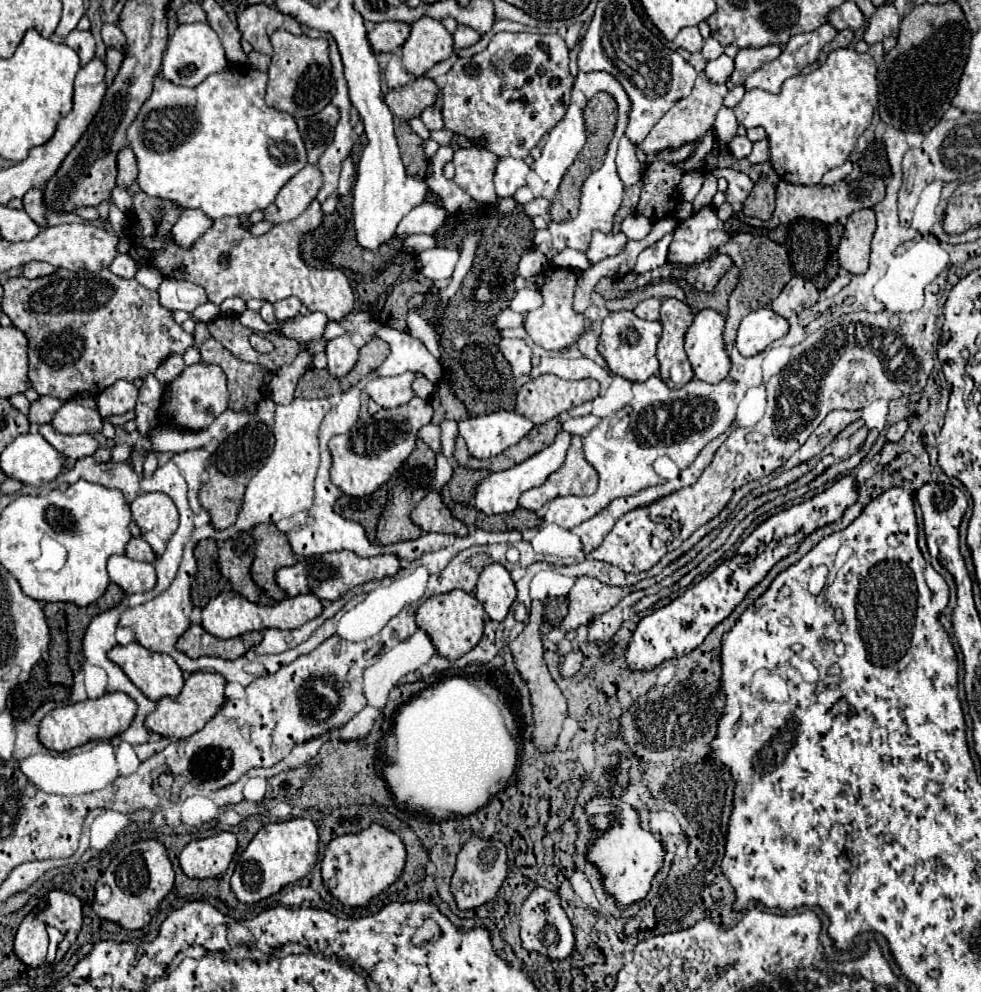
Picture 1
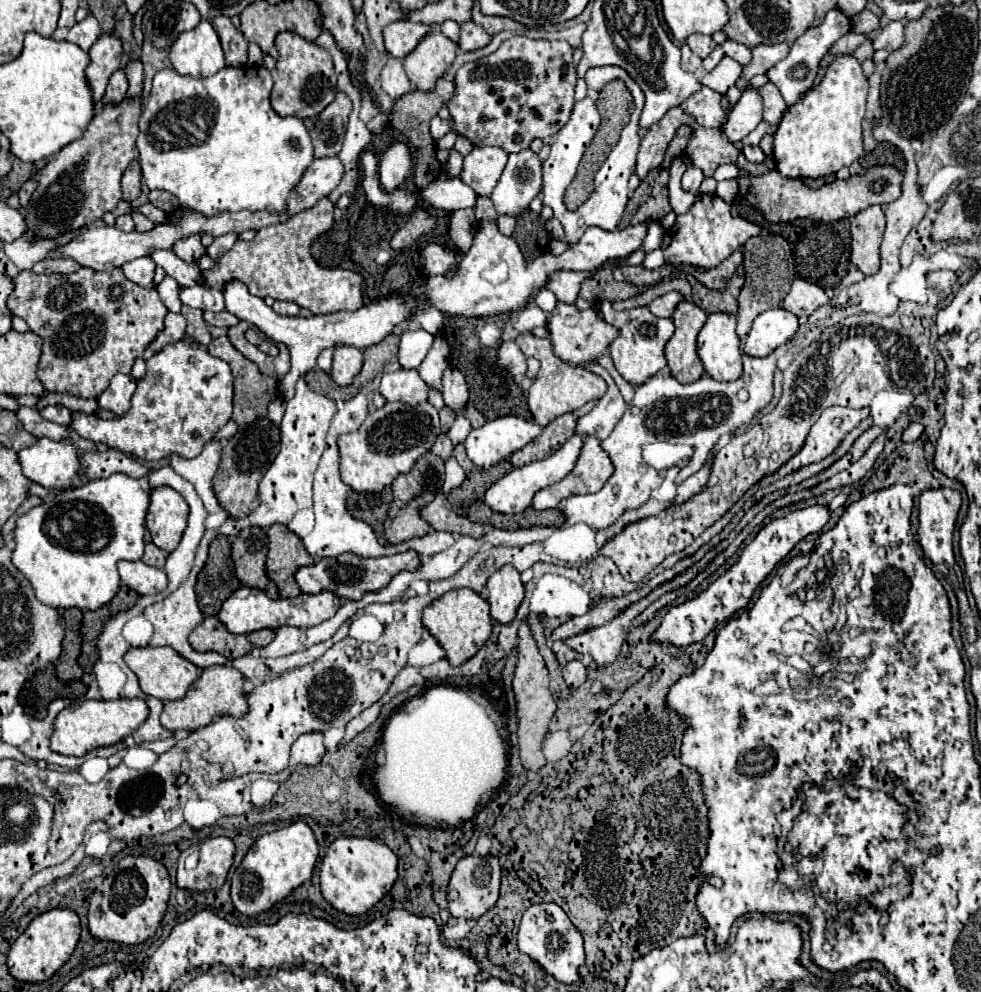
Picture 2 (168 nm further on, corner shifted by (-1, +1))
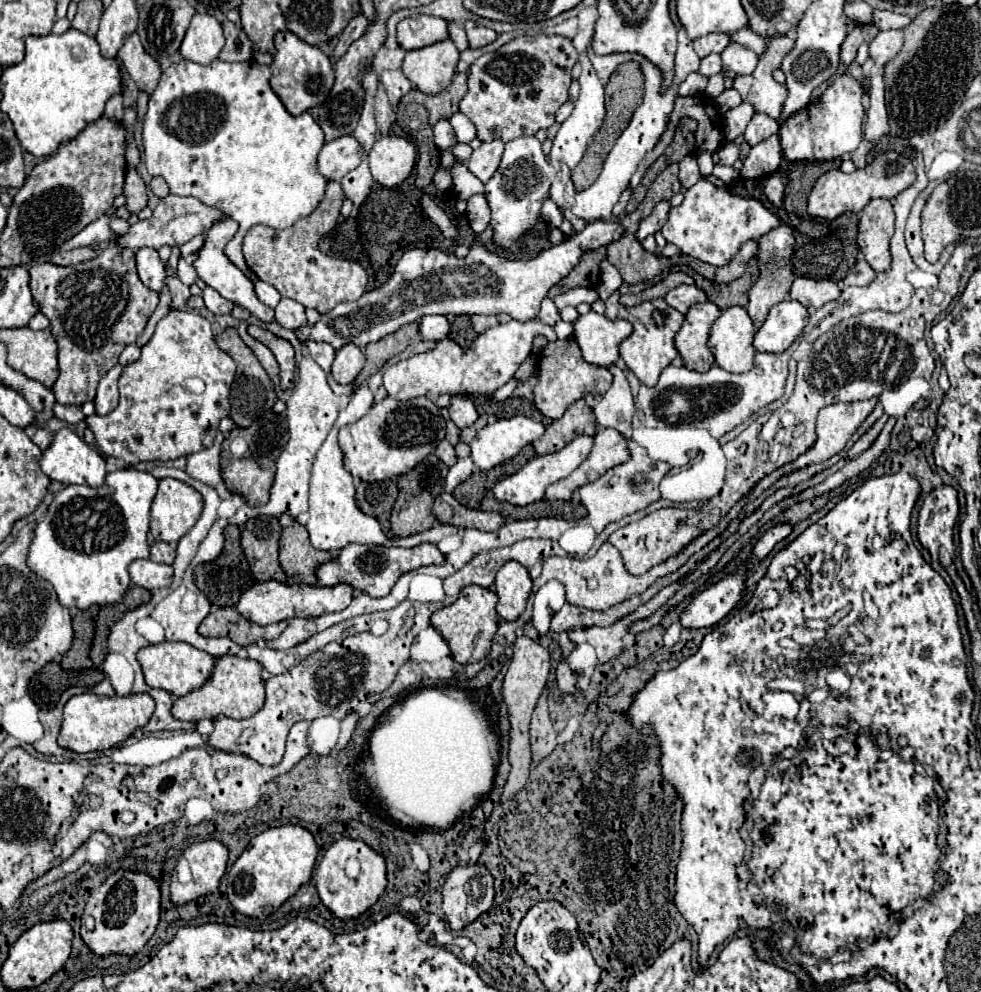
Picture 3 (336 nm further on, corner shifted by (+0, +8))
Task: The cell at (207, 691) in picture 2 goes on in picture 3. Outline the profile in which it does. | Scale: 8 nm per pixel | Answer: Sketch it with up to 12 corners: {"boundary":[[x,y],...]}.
{"boundary":[[221,656],[173,702],[177,720],[249,718],[265,700],[261,666]]}

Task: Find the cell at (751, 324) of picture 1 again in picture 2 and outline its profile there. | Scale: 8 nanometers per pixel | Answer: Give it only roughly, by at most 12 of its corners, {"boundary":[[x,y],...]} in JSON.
{"boundary":[[784,309],[754,319],[744,353],[766,357],[798,331]]}

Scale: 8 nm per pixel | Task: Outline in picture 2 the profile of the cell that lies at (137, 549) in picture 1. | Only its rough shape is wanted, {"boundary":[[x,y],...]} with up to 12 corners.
{"boundary":[[148,543],[142,561],[164,569],[166,551]]}

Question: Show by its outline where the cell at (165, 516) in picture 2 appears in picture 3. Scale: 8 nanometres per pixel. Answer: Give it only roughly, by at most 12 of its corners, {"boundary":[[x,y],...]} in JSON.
{"boundary":[[159,480],[151,506],[155,540],[179,542],[201,516],[197,490]]}

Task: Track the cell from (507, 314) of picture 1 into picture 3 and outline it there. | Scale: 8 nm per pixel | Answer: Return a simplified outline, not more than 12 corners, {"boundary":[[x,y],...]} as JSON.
{"boundary":[[545,298],[537,320],[555,324],[559,318],[553,300]]}

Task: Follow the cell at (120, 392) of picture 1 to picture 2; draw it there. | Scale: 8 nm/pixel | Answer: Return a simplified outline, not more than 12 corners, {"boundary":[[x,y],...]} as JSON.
{"boundary":[[116,373],[98,405],[116,415],[130,409],[132,375]]}

